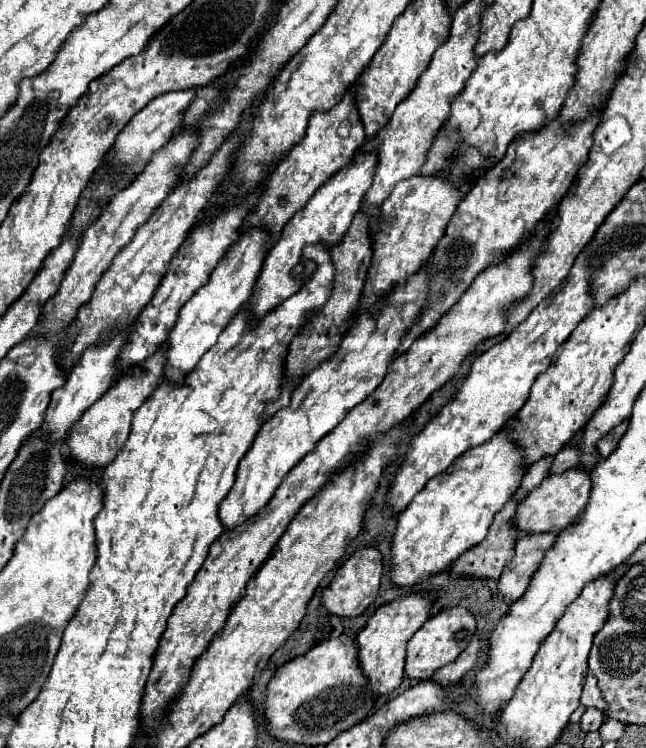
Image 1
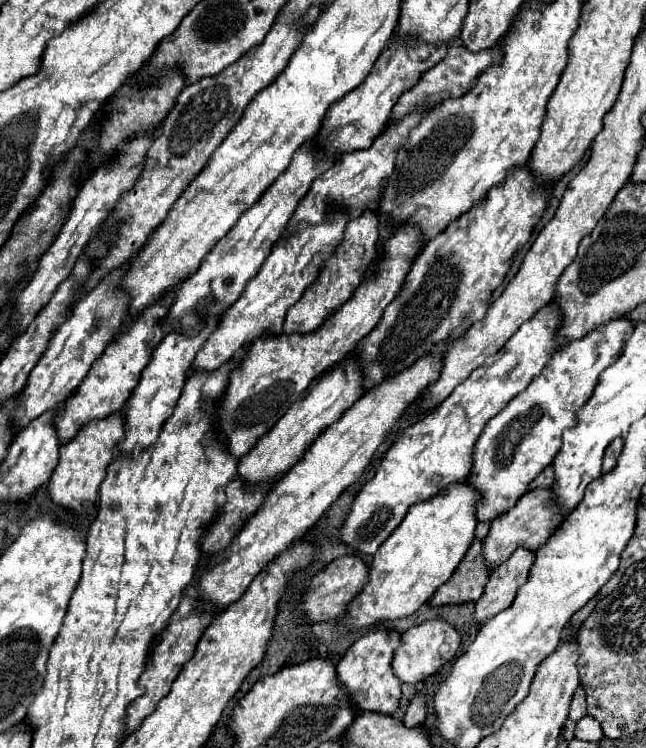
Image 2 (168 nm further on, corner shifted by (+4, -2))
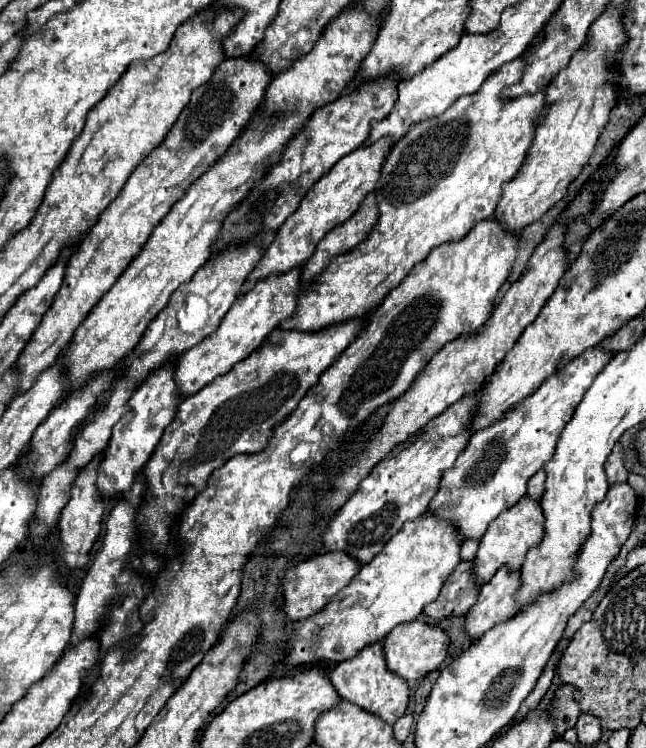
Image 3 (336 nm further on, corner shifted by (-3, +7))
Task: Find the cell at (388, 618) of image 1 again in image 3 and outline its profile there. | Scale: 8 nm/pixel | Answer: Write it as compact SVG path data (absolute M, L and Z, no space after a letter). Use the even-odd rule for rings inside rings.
M382 642L370 644L368 648L362 648L362 652L358 656L354 656L354 660L344 660L342 664L338 664L330 672L330 680L336 688L336 692L344 700L354 702L356 706L364 708L366 712L380 716L384 722L394 724L406 712L408 684L398 674L392 674L392 670L388 668Z

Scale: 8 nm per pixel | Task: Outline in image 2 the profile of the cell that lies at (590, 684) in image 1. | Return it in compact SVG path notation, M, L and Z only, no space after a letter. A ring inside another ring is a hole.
M577 687L577 691L573 693L573 699L571 699L571 709L569 709L567 717L577 723L581 717L585 717L585 713L587 713L587 703L583 697L583 687Z

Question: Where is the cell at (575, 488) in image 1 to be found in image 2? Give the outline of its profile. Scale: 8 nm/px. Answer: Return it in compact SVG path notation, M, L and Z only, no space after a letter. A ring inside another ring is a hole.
M533 489L533 491L527 491L515 503L515 507L511 507L507 513L503 513L501 517L497 517L491 523L489 533L483 539L483 557L485 557L487 565L489 565L489 569L495 569L503 561L507 561L517 547L525 547L525 549L537 551L541 545L547 543L547 539L561 525L561 521L563 519L561 519L559 507L553 501L551 489Z

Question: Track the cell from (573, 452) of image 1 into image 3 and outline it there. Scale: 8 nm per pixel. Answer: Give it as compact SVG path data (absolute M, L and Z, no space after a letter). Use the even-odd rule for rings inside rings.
M540 470L538 474L534 474L534 476L528 480L528 494L538 500L538 498L544 494L544 482L546 482L546 472Z

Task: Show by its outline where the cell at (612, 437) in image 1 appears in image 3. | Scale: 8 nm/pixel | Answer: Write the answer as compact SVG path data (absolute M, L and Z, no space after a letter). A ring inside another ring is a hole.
M620 442L614 446L612 454L606 460L606 476L608 476L610 484L624 482L628 478L628 470L624 466L624 450L622 450Z

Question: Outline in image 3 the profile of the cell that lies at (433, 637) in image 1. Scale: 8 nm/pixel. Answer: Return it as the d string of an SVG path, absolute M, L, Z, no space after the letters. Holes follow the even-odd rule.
M412 620L410 624L398 624L398 628L394 628L394 632L390 632L390 636L386 636L384 640L386 664L392 672L402 676L404 680L420 680L446 660L448 646L450 636L440 626L426 624L420 620Z

